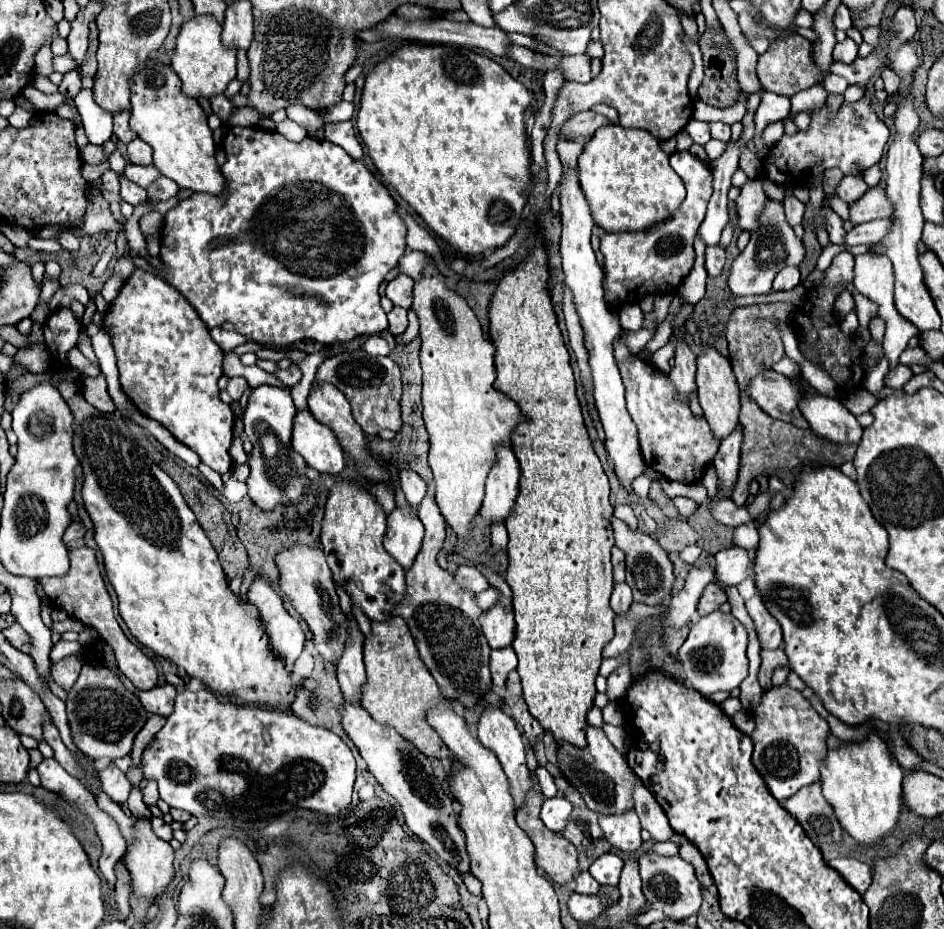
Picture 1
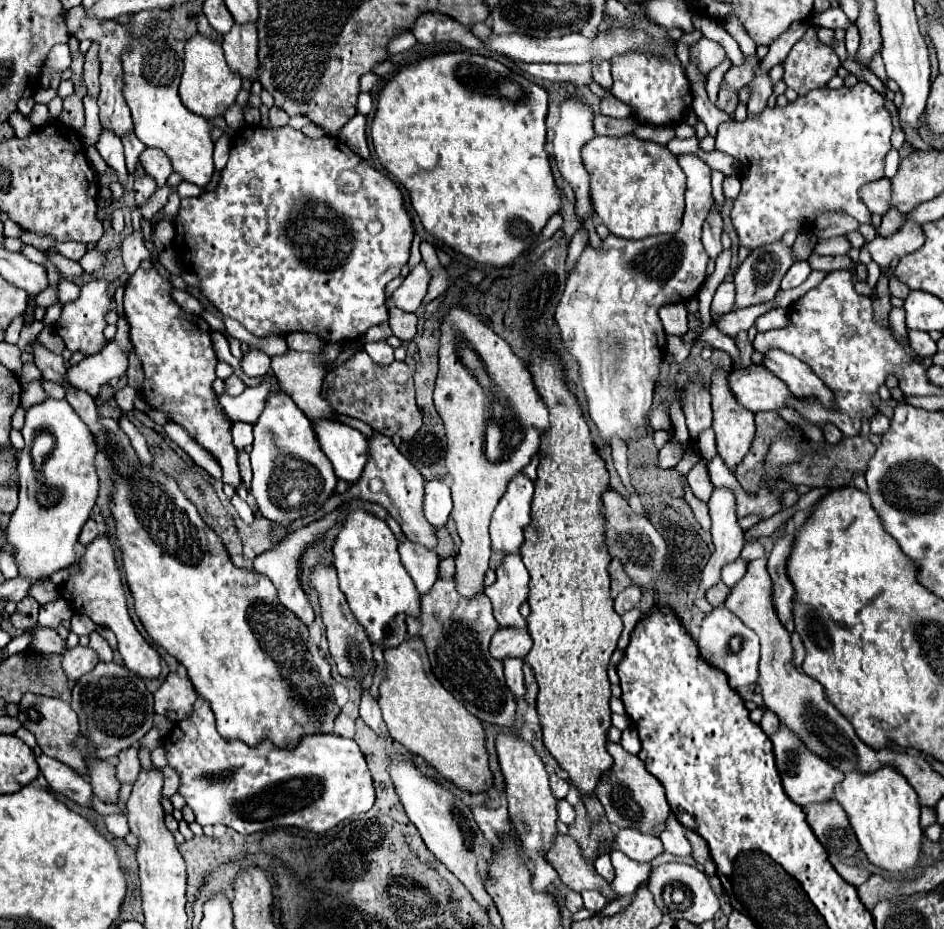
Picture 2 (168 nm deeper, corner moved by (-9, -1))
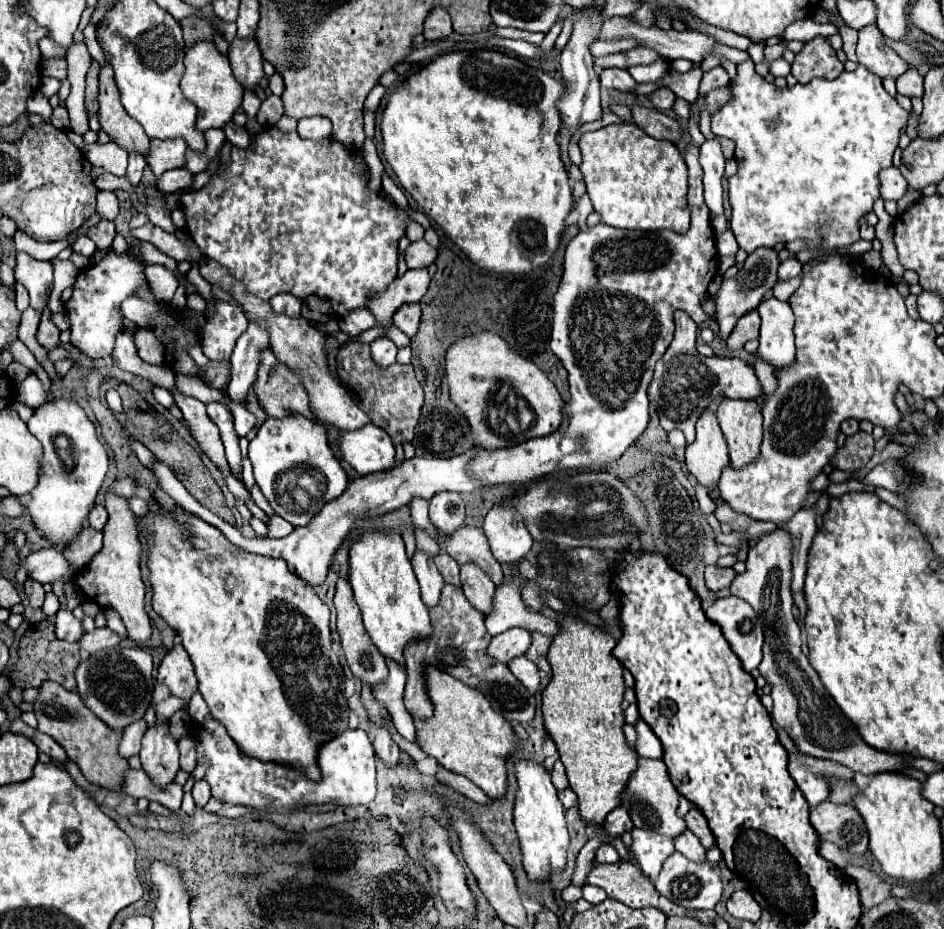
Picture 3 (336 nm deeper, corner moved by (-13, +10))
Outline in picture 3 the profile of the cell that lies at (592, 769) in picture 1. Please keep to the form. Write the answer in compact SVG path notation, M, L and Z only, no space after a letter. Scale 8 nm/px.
M640 758L636 772L630 776L630 782L628 782L626 790L622 792L622 804L626 804L626 802L632 804L630 816L632 816L632 822L634 822L636 828L652 830L652 832L676 838L676 836L680 836L686 830L684 818L680 818L676 814L676 810L678 810L678 796L680 794L678 794L678 790L674 788L674 784L670 780L666 764L662 760Z

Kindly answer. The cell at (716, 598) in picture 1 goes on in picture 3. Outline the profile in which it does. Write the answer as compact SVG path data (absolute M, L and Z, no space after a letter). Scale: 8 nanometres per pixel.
M706 566L706 586L712 592L718 592L722 588L728 588L732 580L736 578L736 572L732 568L720 568L720 566Z

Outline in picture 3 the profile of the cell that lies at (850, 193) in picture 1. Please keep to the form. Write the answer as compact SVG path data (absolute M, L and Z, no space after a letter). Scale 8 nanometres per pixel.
M890 166L880 172L880 196L884 200L900 200L906 190L908 190L908 184L898 168Z

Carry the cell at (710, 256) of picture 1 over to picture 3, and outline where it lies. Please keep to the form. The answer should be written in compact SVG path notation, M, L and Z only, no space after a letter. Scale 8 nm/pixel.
M706 140L700 146L700 164L704 170L704 200L710 212L722 214L722 176L724 176L724 156L716 140Z

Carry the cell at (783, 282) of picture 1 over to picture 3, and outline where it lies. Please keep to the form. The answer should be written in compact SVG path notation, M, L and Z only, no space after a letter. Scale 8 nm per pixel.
M792 256L792 258L786 258L780 268L778 268L778 280L790 280L790 278L796 278L798 274L802 272L802 264Z

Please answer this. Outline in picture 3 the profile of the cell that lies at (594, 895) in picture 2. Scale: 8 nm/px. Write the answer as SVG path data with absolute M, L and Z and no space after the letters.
M586 884L582 888L582 894L584 894L584 900L588 900L590 904L600 904L600 902L604 902L608 898L608 894L602 888L592 886L592 884Z

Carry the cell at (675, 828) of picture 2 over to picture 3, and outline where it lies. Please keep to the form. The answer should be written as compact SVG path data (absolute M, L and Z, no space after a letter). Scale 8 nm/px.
M682 832L676 840L674 840L674 846L678 852L682 852L686 858L694 860L694 862L706 862L706 848L702 848L700 840L690 832Z

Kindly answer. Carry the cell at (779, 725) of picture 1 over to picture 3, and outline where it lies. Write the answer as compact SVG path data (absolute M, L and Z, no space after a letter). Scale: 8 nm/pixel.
M790 754L788 772L810 806L818 806L820 802L828 800L830 790L822 774L836 774L842 780L850 780L854 776L854 772L850 772L850 768L842 764L834 764L830 760L818 760L804 754Z

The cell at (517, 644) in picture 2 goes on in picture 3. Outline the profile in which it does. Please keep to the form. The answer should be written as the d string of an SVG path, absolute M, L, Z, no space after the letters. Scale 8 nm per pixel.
M510 628L498 636L494 636L486 648L488 656L492 656L494 660L508 664L512 658L522 656L528 648L530 648L530 632L524 628Z

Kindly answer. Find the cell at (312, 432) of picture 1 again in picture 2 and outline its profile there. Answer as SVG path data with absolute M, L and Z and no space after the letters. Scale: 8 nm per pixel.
M318 419L318 423L312 421L312 425L320 449L330 459L336 477L350 483L358 481L368 459L366 437L360 431L332 419Z

